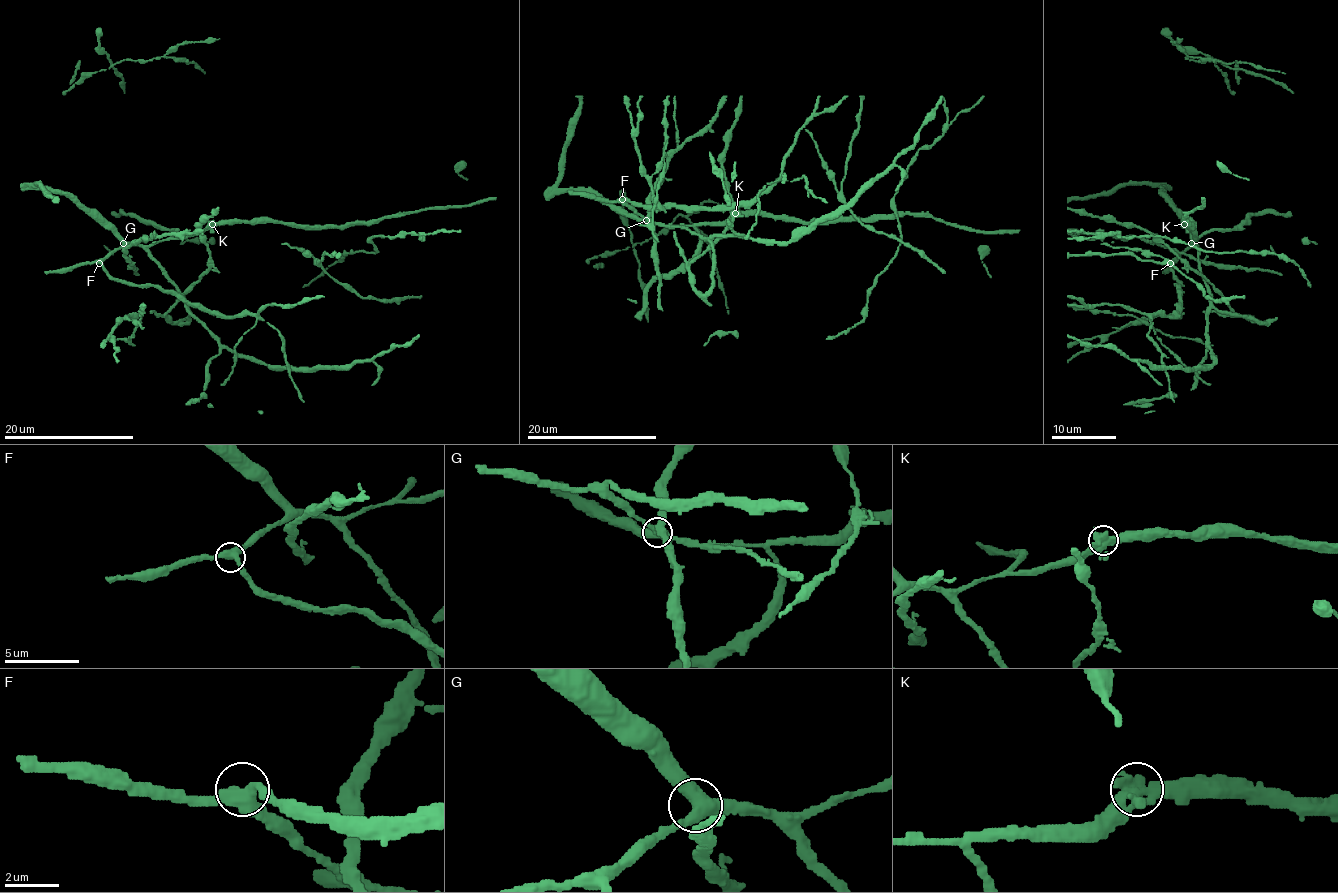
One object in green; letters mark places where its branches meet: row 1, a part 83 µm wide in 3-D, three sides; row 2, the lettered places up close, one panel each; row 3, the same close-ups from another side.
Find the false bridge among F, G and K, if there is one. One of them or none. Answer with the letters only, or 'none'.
none

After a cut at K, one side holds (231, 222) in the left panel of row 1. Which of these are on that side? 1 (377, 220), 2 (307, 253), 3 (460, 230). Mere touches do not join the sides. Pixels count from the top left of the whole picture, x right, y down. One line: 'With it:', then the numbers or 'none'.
With it: 1

